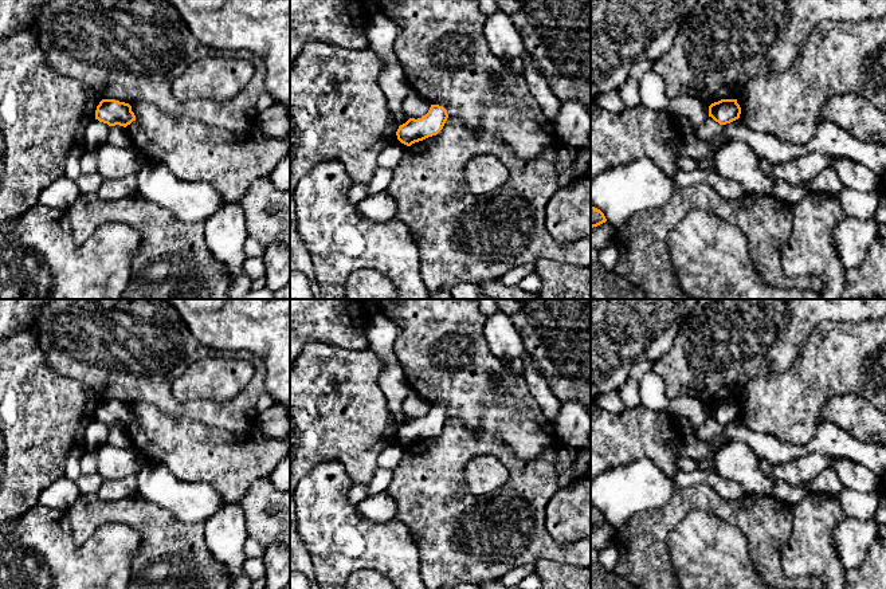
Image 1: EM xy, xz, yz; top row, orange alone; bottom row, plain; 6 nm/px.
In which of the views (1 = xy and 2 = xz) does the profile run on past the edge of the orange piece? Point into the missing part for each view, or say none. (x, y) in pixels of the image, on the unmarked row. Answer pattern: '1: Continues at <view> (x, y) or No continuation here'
1: No continuation here
2: No continuation here

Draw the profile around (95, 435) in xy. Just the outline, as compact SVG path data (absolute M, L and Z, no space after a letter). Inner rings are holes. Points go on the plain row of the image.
M94 420L86 429L85 429L85 445L86 451L93 452L101 445L107 443L107 436L110 433L110 428L107 424L99 423Z

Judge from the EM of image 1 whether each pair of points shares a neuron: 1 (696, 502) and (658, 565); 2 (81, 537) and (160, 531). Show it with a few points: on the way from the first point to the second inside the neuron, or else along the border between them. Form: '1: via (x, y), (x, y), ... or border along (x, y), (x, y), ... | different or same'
1: via (678, 510), (658, 530), (658, 548) | same
2: via (97, 517), (100, 514), (140, 514) | same

